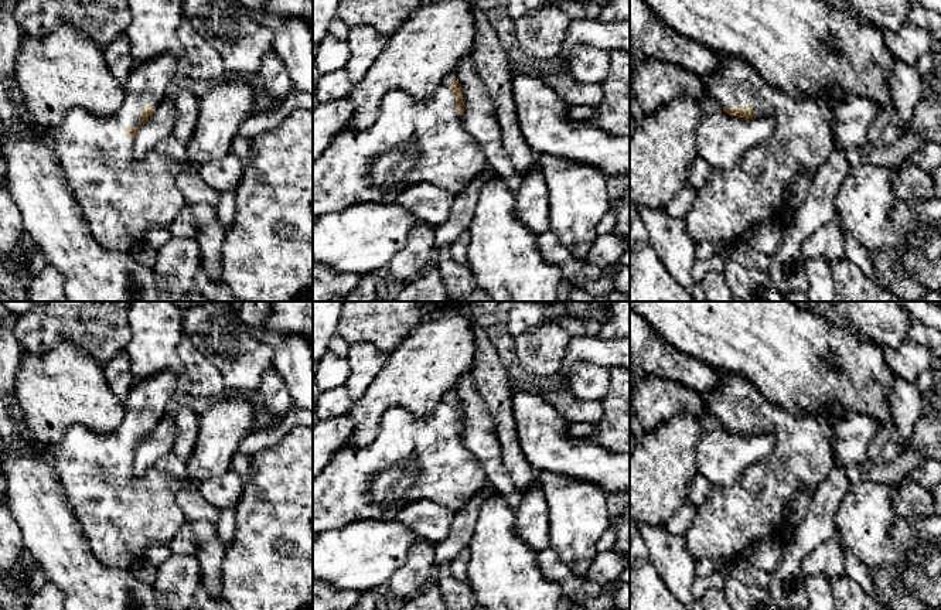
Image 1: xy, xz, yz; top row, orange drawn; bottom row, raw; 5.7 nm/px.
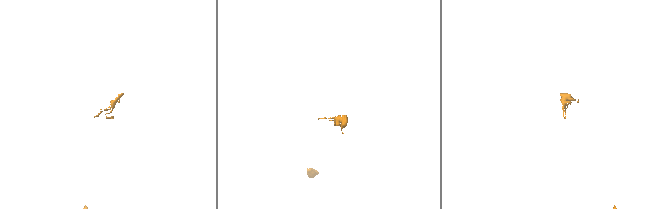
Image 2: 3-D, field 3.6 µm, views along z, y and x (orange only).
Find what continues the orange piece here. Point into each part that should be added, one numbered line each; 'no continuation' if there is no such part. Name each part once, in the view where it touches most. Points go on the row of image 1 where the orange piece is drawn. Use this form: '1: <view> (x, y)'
1: xy (122, 198)

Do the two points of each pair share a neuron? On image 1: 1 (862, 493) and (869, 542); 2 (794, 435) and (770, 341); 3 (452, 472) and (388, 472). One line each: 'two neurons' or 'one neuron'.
1: one neuron
2: two neurons
3: one neuron

